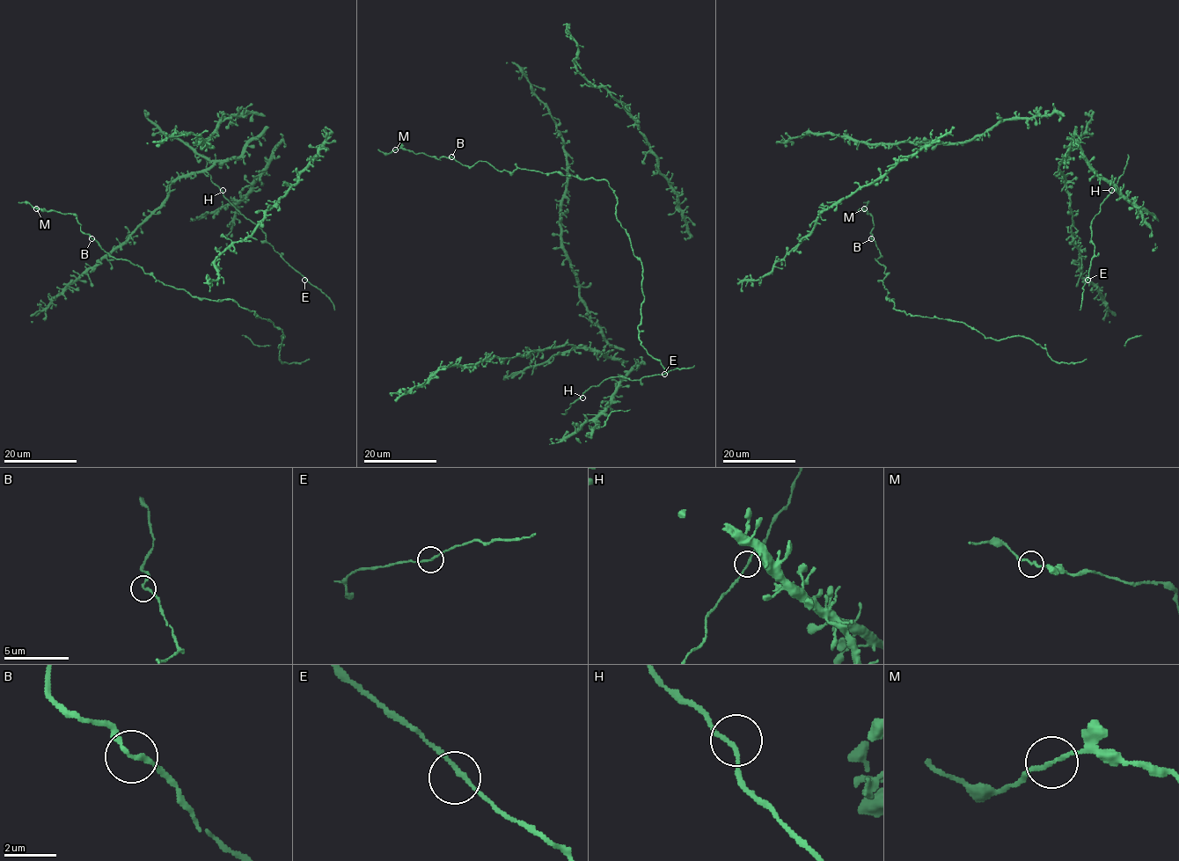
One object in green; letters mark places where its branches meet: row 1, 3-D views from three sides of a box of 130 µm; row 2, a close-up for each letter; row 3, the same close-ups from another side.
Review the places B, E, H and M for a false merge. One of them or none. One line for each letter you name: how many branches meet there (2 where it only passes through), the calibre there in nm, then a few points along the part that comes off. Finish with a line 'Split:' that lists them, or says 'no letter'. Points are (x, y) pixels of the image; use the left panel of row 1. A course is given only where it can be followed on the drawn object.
Split: no letter

